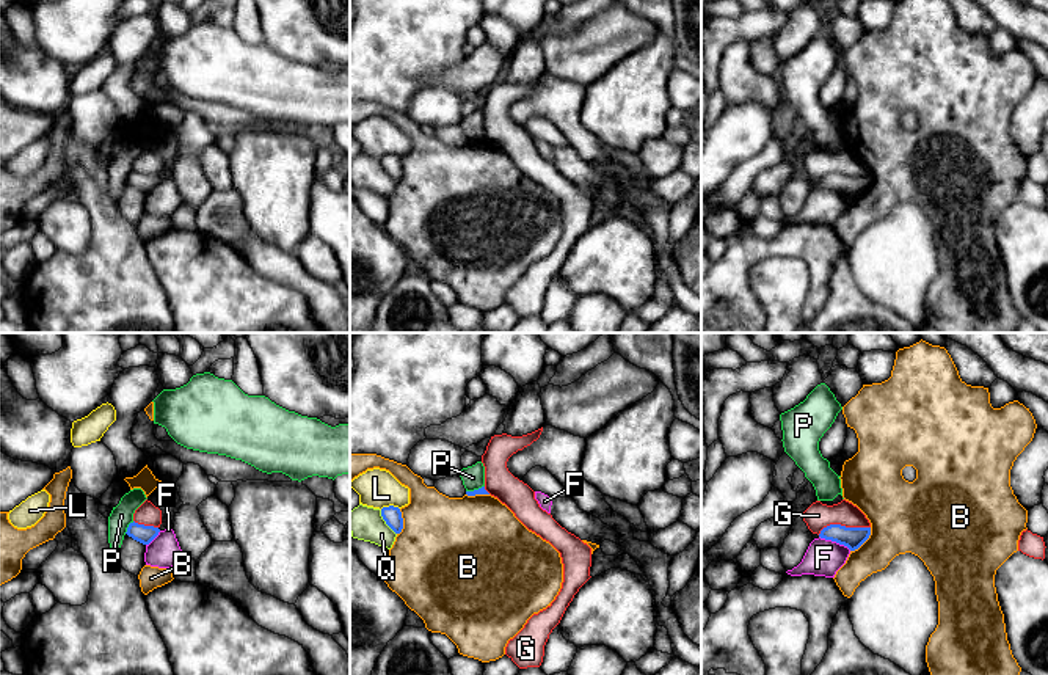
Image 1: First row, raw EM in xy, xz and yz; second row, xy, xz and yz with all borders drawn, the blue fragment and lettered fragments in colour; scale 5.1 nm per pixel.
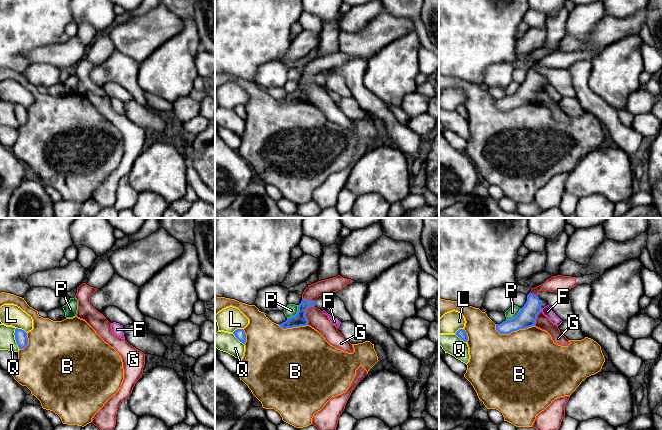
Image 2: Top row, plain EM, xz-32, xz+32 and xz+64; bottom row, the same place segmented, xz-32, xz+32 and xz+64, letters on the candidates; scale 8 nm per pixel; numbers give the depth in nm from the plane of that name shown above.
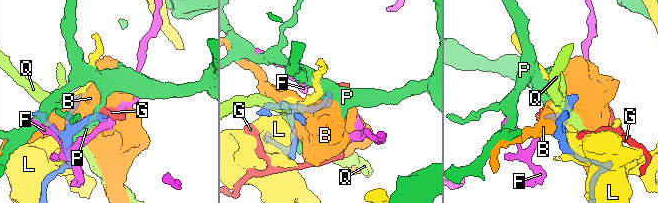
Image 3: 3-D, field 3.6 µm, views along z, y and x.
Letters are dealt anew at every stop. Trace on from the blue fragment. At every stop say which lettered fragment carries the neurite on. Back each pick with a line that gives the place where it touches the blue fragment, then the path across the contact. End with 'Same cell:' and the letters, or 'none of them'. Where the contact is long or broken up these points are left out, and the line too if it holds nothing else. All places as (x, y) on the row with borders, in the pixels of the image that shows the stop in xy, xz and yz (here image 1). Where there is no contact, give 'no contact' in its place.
Same cell: none of them

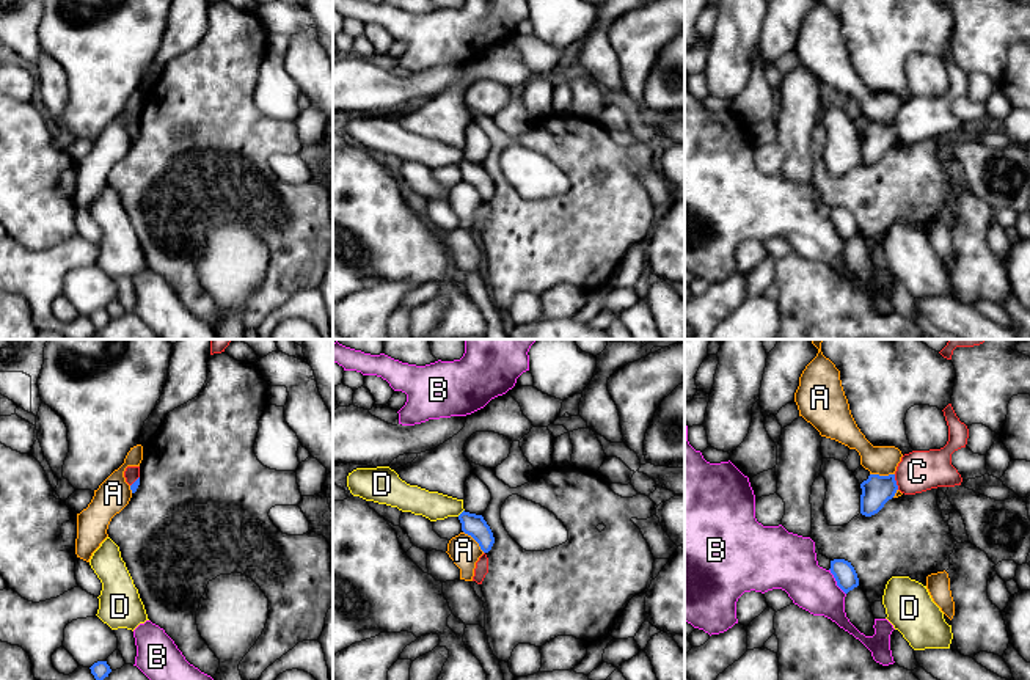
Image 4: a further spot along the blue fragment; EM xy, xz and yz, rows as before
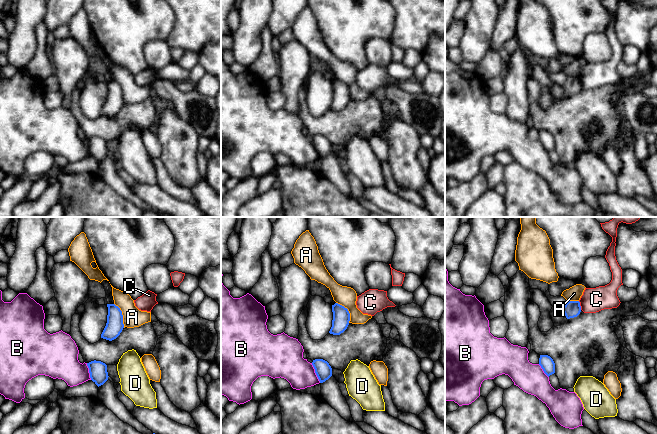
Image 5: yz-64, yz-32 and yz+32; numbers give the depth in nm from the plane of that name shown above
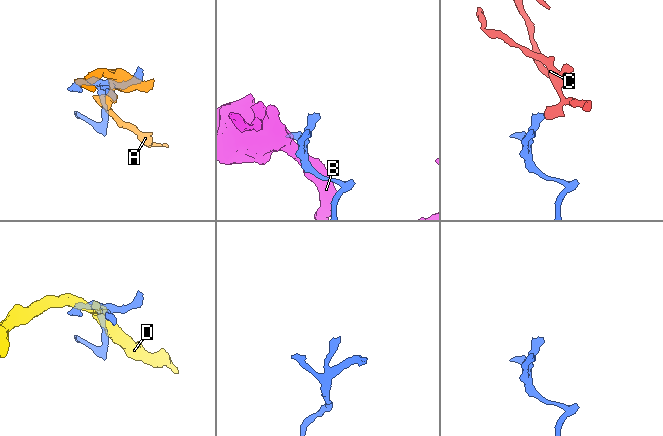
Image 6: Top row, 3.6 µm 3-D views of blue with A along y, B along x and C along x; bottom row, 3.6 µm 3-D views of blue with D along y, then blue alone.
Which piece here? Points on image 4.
Same cell: none of them

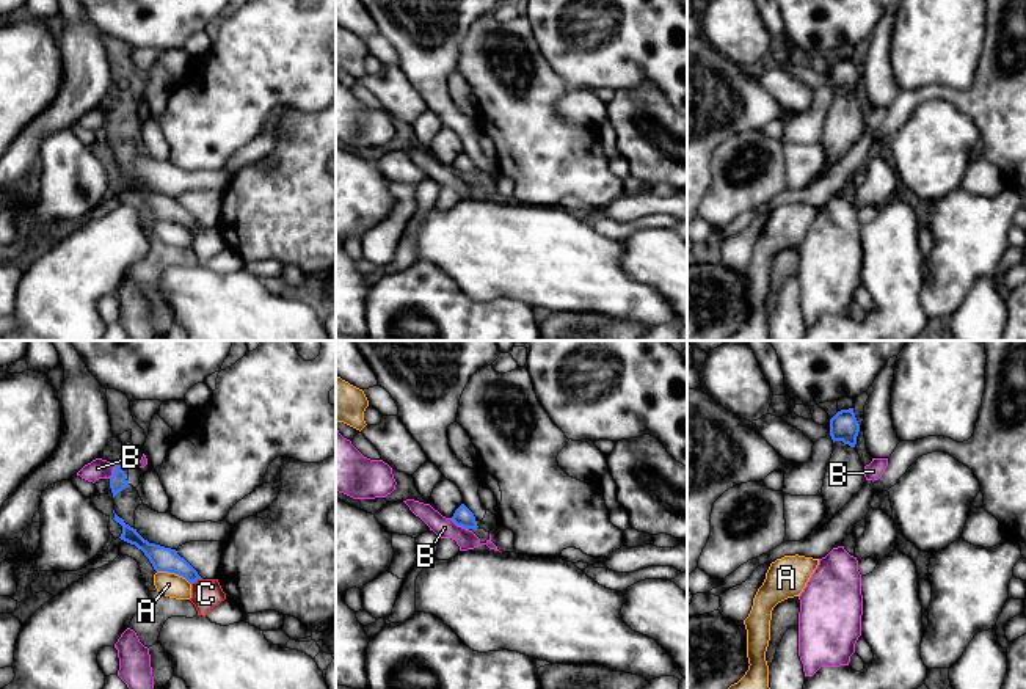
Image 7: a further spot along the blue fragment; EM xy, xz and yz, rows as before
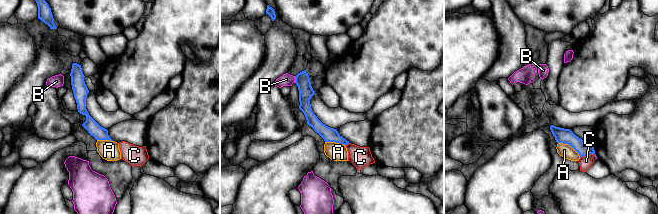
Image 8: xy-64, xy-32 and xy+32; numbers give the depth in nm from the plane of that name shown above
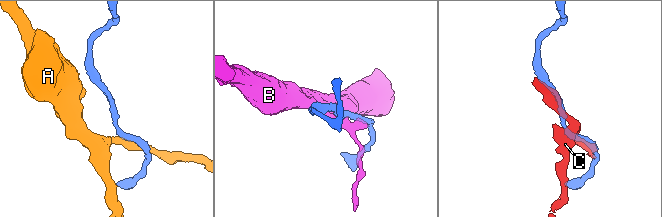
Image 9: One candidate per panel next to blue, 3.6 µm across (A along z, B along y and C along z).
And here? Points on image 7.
Same cell: none of them

